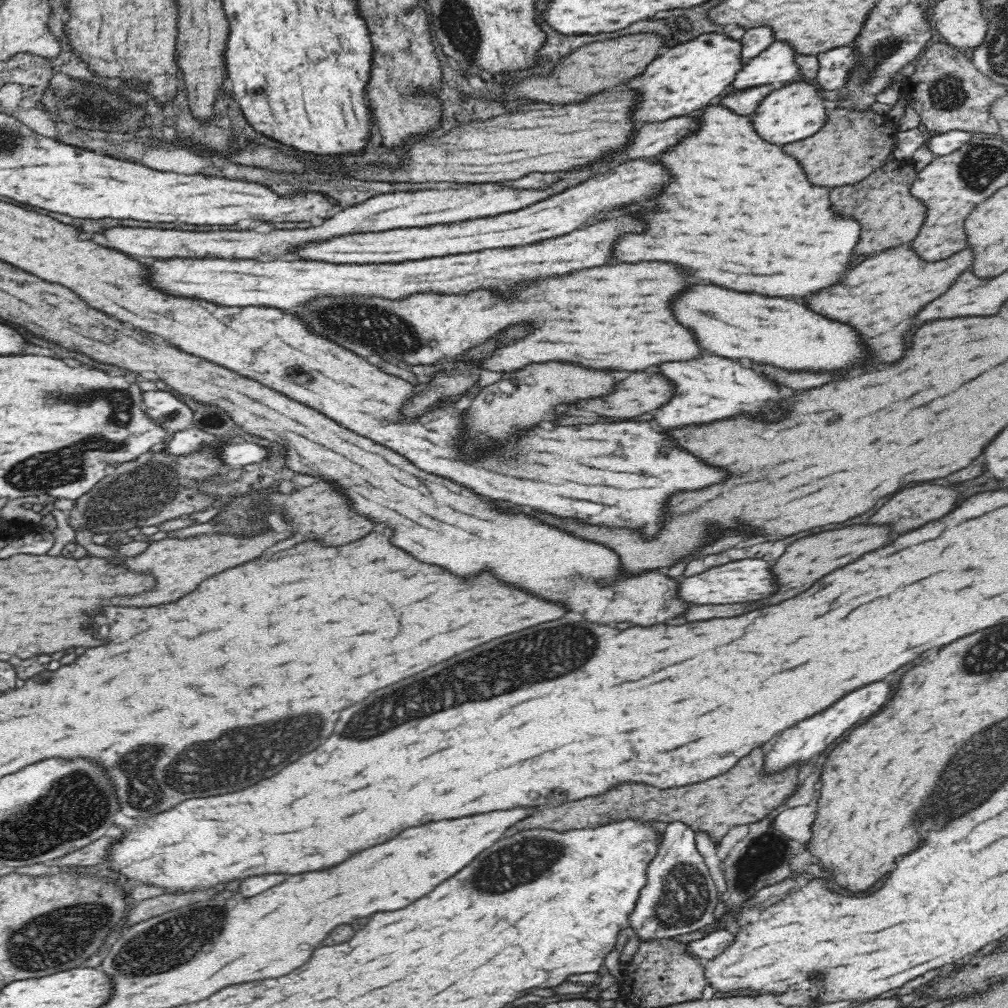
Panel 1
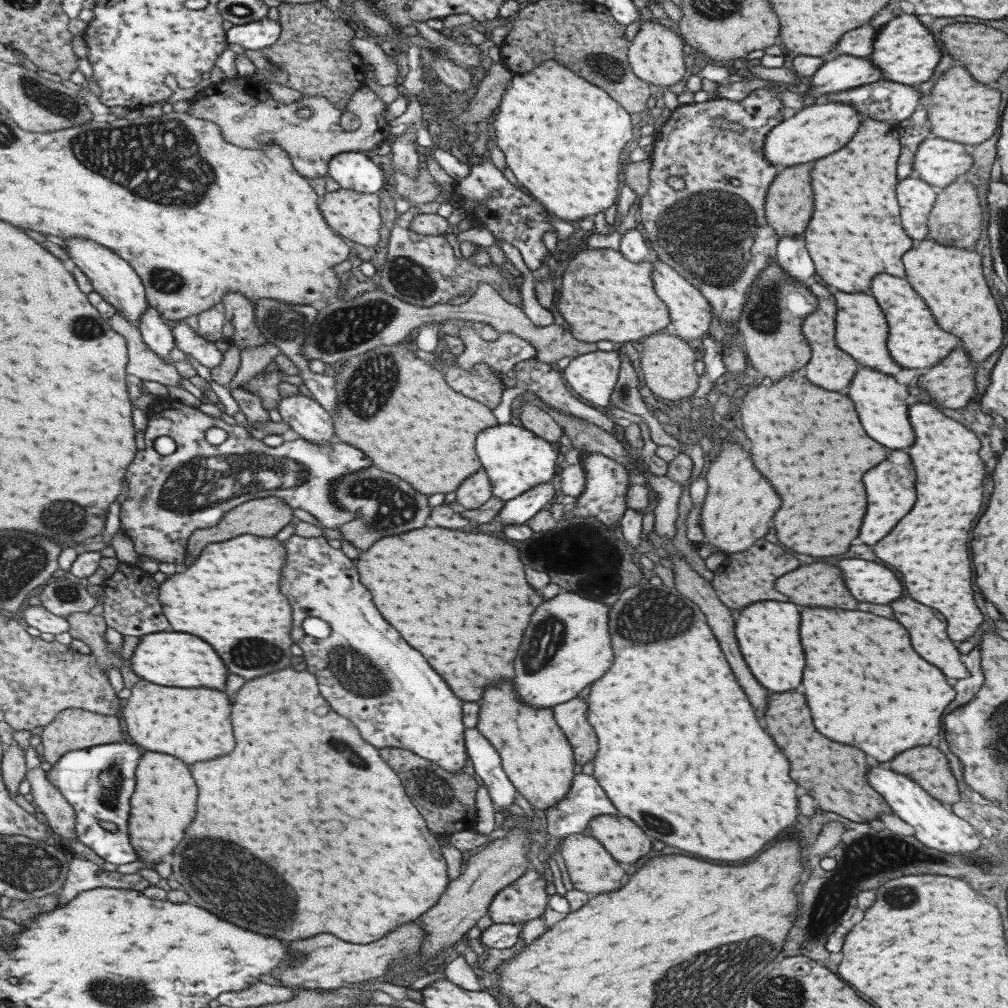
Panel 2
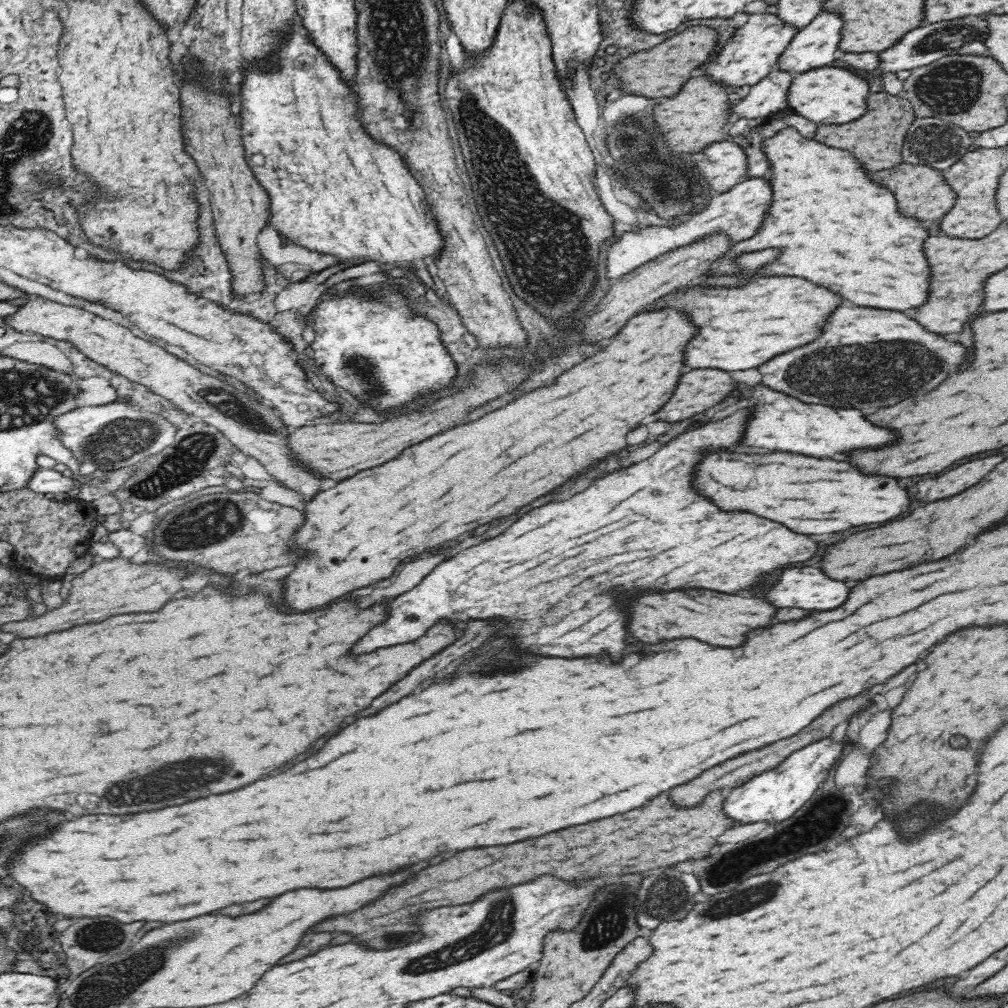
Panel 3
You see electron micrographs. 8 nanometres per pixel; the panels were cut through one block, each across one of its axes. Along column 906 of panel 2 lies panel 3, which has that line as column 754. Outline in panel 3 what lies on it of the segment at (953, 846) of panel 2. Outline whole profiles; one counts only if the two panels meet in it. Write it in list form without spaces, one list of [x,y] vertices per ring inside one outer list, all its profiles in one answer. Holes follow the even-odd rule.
[[[830,737],[813,742],[793,752],[778,768],[760,773],[752,780],[727,792],[722,811],[734,821],[735,826],[764,822],[776,824],[790,818],[802,804],[812,798],[812,794],[826,780],[828,772],[842,752],[842,743],[832,744]]]

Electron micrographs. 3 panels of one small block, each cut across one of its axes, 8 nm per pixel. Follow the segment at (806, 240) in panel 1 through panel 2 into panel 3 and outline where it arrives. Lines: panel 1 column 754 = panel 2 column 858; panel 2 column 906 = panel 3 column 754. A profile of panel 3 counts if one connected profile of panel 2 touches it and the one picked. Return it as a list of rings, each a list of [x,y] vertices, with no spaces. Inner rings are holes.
[[[792,127],[778,131],[773,137],[763,142],[763,150],[772,162],[774,178],[774,202],[772,208],[756,236],[750,240],[734,244],[730,256],[718,260],[718,266],[712,264],[707,276],[714,274],[734,274],[736,266],[732,256],[740,256],[746,252],[756,252],[764,248],[780,248],[780,258],[770,264],[768,272],[772,276],[800,276],[814,284],[826,286],[850,300],[856,306],[866,308],[888,308],[888,310],[910,310],[920,308],[928,302],[930,288],[930,268],[924,258],[924,242],[928,238],[928,230],[918,226],[916,218],[902,216],[896,206],[896,198],[888,188],[878,182],[872,182],[870,174],[862,168],[862,164],[840,148],[828,148],[820,142],[806,139]]]

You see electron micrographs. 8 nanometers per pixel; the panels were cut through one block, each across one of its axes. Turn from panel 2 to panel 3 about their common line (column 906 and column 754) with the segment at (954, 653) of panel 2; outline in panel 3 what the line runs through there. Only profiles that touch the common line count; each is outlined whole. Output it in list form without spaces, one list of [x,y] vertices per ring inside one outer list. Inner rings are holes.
[[[680,590],[668,594],[646,594],[636,600],[628,610],[630,632],[646,644],[658,644],[670,638],[696,638],[712,646],[738,648],[740,644],[744,644],[750,630],[772,626],[778,608],[760,598],[742,598],[710,590]]]

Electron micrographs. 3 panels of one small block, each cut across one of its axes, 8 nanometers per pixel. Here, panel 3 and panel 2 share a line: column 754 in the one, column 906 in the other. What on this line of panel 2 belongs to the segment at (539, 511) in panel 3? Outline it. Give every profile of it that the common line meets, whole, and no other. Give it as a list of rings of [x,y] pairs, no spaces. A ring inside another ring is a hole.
[[[911,404],[907,414],[915,432],[915,442],[907,454],[915,468],[917,500],[911,512],[873,546],[873,554],[901,576],[913,600],[943,614],[947,636],[957,644],[967,640],[983,620],[973,602],[967,554],[969,530],[983,498],[981,480],[985,470],[978,456],[980,442],[973,431],[951,420],[933,404]]]

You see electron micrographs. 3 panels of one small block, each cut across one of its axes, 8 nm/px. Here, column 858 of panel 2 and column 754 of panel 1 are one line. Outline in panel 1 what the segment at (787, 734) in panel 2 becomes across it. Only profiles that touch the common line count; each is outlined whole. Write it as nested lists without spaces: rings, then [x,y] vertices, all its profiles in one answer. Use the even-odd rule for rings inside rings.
[[[756,748],[750,756],[744,756],[730,772],[704,780],[698,784],[682,788],[650,788],[644,784],[622,784],[598,798],[584,798],[578,802],[566,802],[558,808],[536,810],[534,816],[528,816],[514,824],[510,832],[522,832],[528,828],[552,828],[556,832],[566,832],[572,828],[598,828],[600,824],[610,824],[612,820],[660,820],[660,822],[684,822],[694,832],[704,832],[717,845],[732,828],[752,824],[766,817],[766,814],[783,804],[788,796],[798,788],[798,767],[792,765],[782,772],[764,775],[764,752]]]

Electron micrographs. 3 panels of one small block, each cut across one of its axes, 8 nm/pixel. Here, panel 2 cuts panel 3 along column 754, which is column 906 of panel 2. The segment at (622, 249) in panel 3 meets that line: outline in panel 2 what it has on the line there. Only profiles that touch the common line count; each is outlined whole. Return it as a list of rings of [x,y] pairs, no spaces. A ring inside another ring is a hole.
[[[909,176],[897,184],[895,196],[899,202],[901,226],[909,238],[919,241],[926,238],[927,215],[936,194],[935,188],[924,183],[919,177]]]

